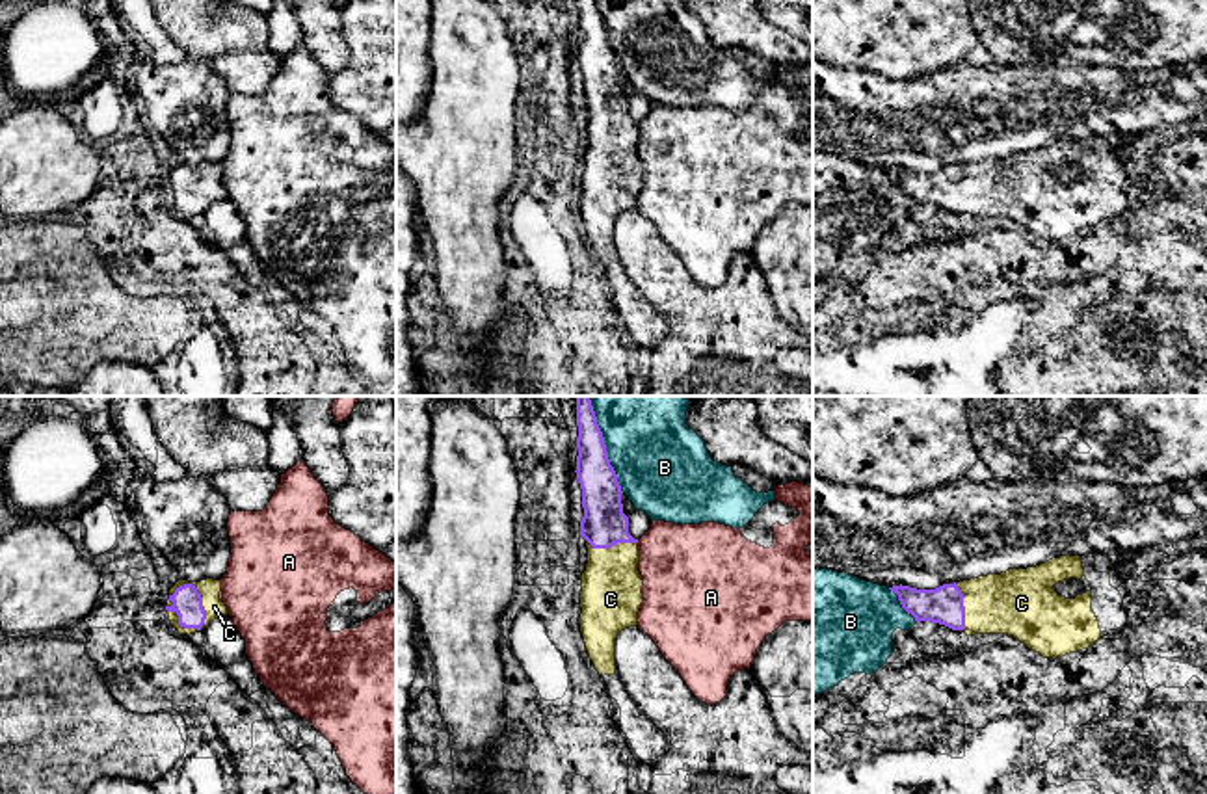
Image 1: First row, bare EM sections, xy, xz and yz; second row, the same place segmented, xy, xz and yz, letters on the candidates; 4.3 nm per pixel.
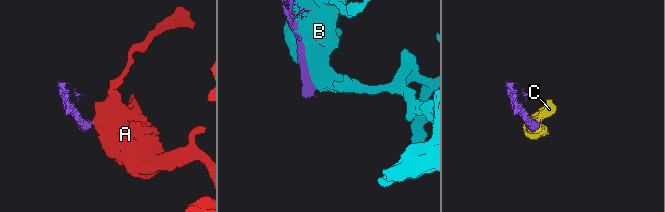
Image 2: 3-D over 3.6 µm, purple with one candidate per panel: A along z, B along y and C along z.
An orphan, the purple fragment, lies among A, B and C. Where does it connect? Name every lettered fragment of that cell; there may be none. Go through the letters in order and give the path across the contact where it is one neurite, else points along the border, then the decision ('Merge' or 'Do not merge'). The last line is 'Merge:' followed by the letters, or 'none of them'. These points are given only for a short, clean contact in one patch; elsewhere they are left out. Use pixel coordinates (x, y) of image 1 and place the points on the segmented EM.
A: Boundary: xy (220, 592), (222, 597). Do not merge
B: Do not merge
C: Path across: xy (186, 601), (201, 605), (214, 607). Merge
Merge: C

